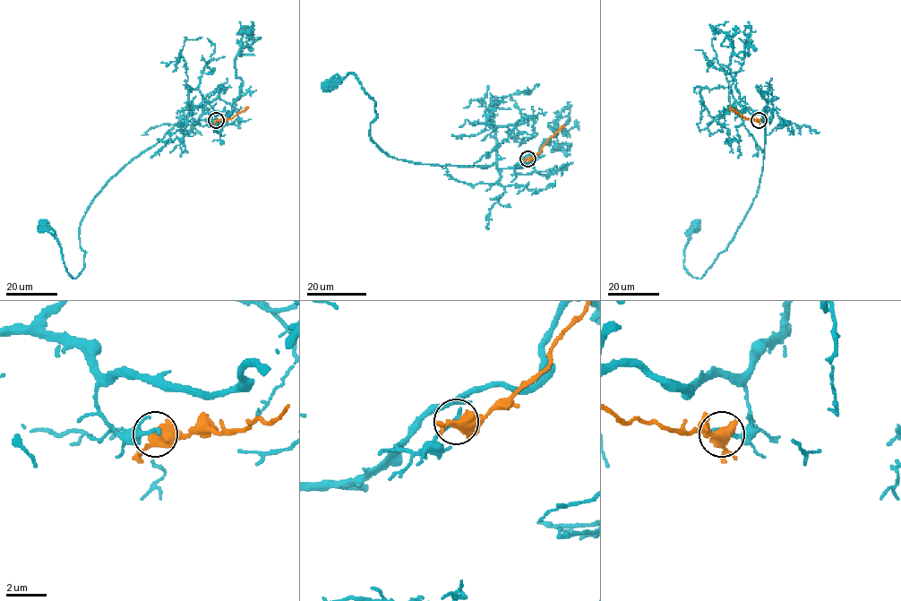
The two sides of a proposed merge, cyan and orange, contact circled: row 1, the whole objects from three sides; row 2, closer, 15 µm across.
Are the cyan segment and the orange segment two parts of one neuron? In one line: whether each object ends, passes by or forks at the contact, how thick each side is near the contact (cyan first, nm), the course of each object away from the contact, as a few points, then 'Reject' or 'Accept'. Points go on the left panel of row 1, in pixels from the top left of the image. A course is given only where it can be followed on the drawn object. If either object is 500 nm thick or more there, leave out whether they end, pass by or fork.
At the ring cyan ends. At the ring orange forks. Thickness 240 nm (cyan) against 420 nm. Course of cyan: (216, 120), (193, 107), (112, 178), (81, 223), (84, 268), (75, 279), (66, 271), (58, 240), (43, 227). Course of orange: (216, 120), (231, 119), (248, 107). Reject

